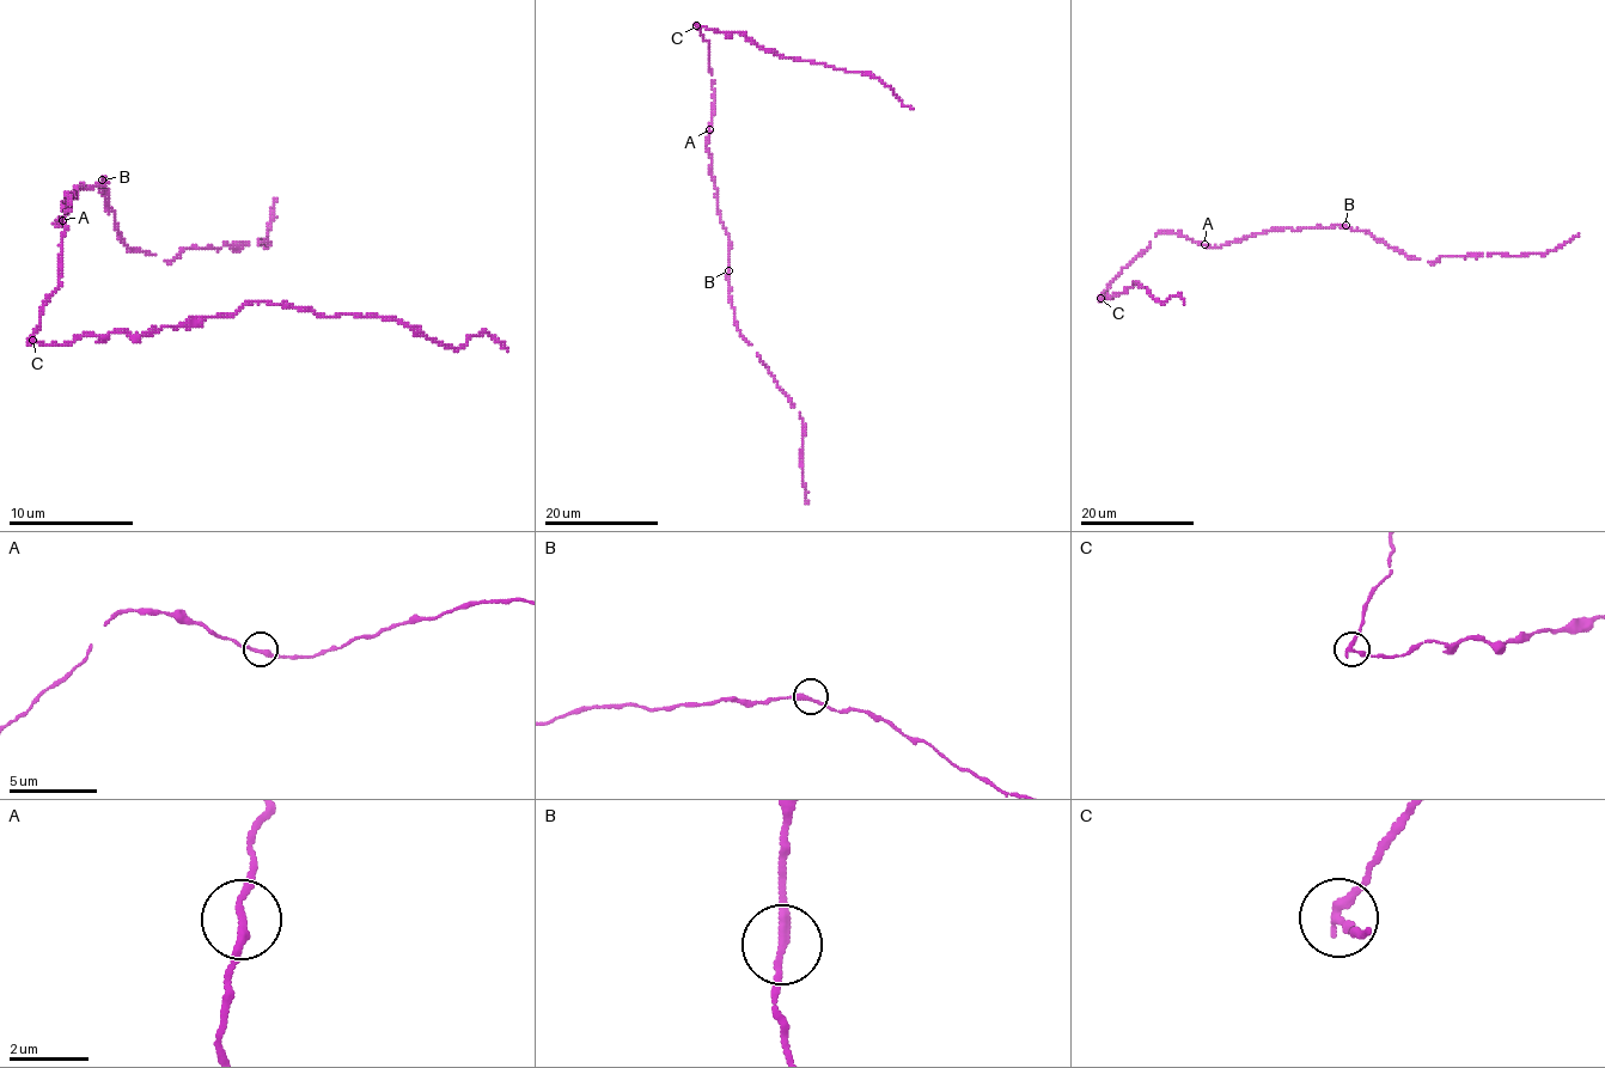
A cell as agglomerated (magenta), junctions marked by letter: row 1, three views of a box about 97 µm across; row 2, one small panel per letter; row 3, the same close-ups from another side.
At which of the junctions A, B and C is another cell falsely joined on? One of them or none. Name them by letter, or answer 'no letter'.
C

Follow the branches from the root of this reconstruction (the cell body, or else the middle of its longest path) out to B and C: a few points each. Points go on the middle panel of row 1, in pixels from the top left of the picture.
B: (707, 141), (711, 177), (716, 188), (716, 209), (730, 240), (728, 270)
C: (707, 141), (714, 113), (714, 90), (708, 43), (696, 25)

